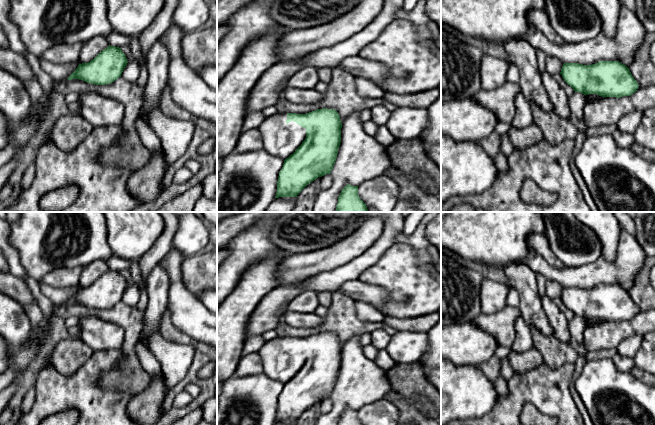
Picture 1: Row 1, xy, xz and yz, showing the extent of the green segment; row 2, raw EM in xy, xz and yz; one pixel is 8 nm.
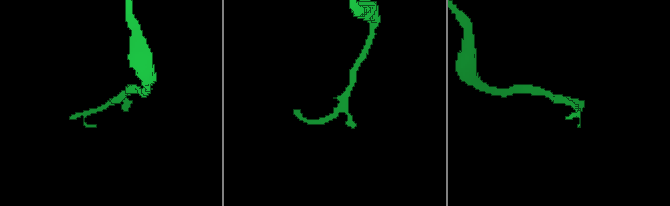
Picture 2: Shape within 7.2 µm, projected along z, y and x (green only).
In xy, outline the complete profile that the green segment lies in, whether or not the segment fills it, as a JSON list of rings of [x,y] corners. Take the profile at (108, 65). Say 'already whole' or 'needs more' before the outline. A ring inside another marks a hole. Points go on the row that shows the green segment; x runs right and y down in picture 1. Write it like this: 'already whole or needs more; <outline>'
already whole; [[[109,45],[90,62],[79,64],[67,79],[79,79],[95,85],[110,84],[121,77],[127,63],[121,48]]]

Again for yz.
already whole; [[[599,61],[591,65],[564,63],[560,74],[575,92],[602,97],[630,96],[639,87],[629,68],[619,61]]]

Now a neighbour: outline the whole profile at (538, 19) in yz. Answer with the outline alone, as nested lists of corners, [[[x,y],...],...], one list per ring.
[[[532,8],[527,15],[532,28],[540,31],[550,42],[557,45],[564,43],[562,37],[553,29],[545,11]]]

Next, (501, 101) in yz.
[[[506,82],[492,90],[478,91],[472,100],[492,111],[499,122],[511,125],[515,116],[515,99],[522,92],[519,83]]]

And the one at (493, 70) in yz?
[[[494,52],[483,55],[480,68],[481,88],[492,90],[506,83],[510,64],[509,61]]]

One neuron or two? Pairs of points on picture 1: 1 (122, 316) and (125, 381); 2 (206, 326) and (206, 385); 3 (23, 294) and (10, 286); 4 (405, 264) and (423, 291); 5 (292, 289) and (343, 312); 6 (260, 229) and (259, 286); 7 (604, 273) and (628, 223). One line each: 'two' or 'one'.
1: one
2: two
3: one
4: one
5: two
6: two
7: two

